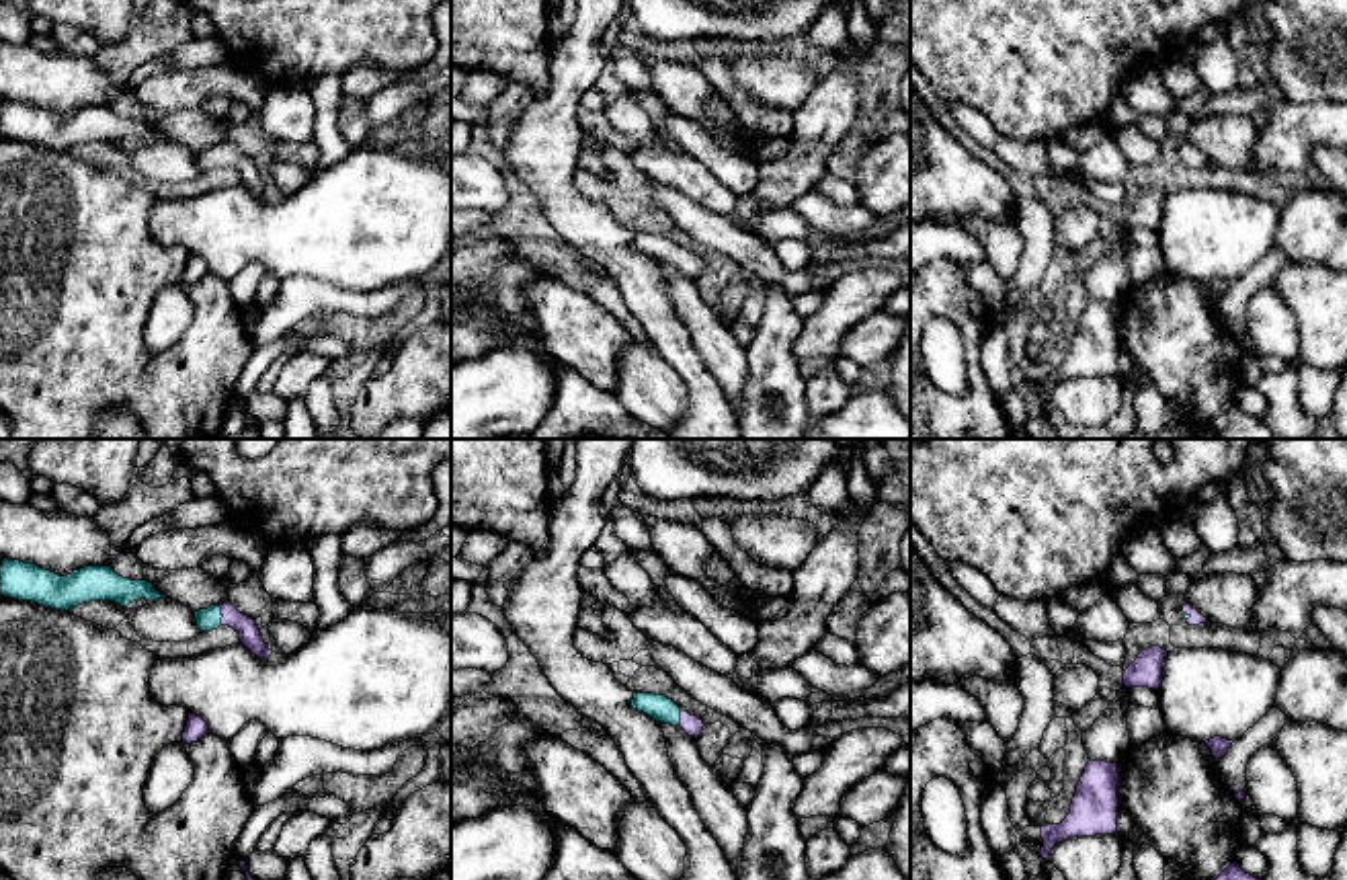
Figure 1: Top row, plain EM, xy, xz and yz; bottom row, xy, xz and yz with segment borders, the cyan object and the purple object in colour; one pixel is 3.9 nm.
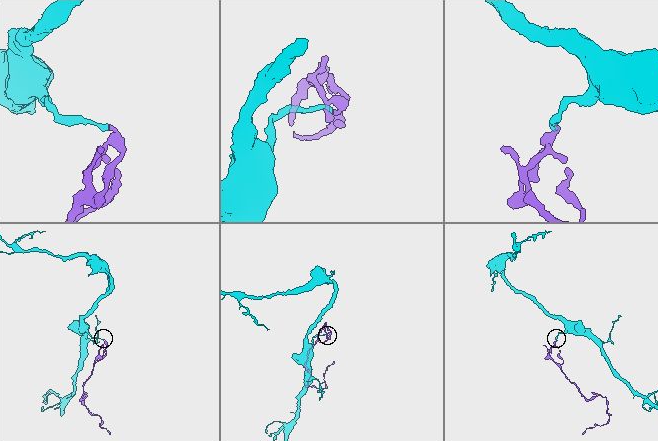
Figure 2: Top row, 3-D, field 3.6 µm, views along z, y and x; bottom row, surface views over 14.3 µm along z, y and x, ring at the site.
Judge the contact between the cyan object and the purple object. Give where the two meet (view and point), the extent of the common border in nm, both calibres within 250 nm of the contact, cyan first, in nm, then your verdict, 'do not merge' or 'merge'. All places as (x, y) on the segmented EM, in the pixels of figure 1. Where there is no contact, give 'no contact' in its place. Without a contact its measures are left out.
xy (222, 616) | 70 nm | 90/80 nm | merge

